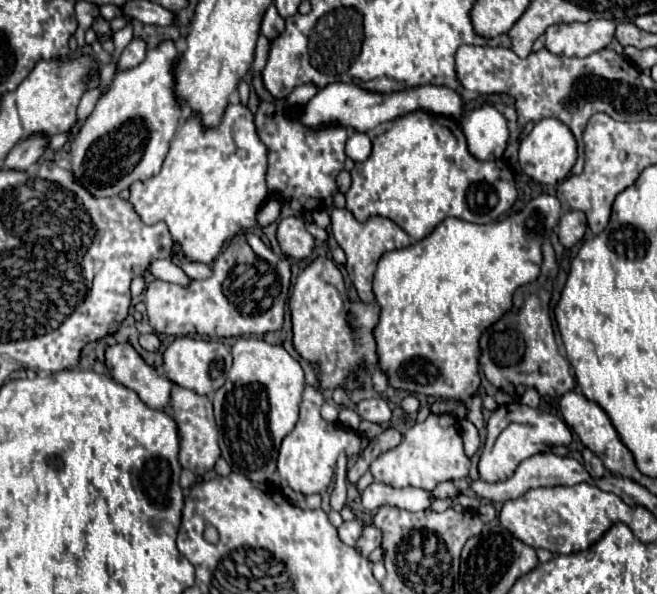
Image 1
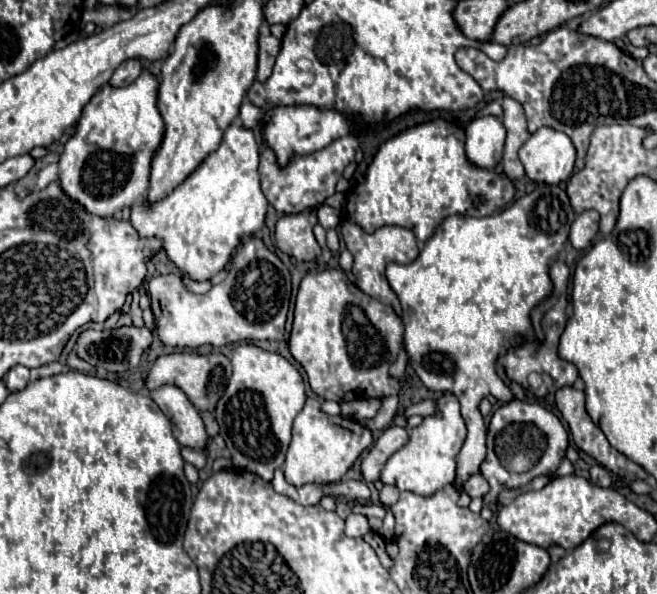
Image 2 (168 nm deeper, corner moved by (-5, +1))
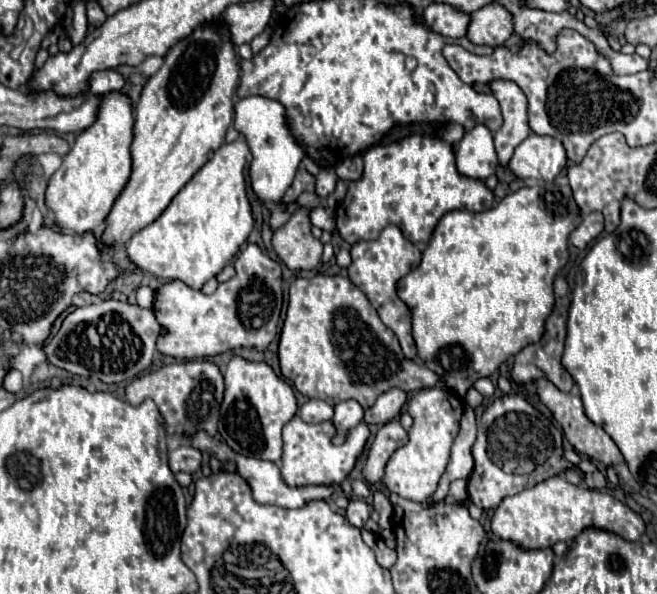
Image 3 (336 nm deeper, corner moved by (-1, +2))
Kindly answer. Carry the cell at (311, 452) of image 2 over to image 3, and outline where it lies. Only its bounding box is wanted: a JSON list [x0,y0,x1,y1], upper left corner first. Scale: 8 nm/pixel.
[281,415,369,487]

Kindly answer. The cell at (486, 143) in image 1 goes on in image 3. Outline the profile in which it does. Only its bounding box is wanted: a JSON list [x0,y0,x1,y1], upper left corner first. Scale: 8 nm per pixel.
[455,125,497,181]

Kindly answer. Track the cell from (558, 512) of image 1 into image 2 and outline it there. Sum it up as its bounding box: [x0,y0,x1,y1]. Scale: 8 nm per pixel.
[497,474,627,550]

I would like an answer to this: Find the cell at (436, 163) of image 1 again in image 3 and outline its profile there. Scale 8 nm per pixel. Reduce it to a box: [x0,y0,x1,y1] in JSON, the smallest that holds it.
[337,135,493,245]

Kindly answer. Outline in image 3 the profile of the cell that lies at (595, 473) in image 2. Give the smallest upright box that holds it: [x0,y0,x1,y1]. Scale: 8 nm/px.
[585,471,607,489]

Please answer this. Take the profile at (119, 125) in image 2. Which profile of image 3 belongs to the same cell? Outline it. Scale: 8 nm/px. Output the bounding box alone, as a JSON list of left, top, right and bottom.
[45,93,133,239]

